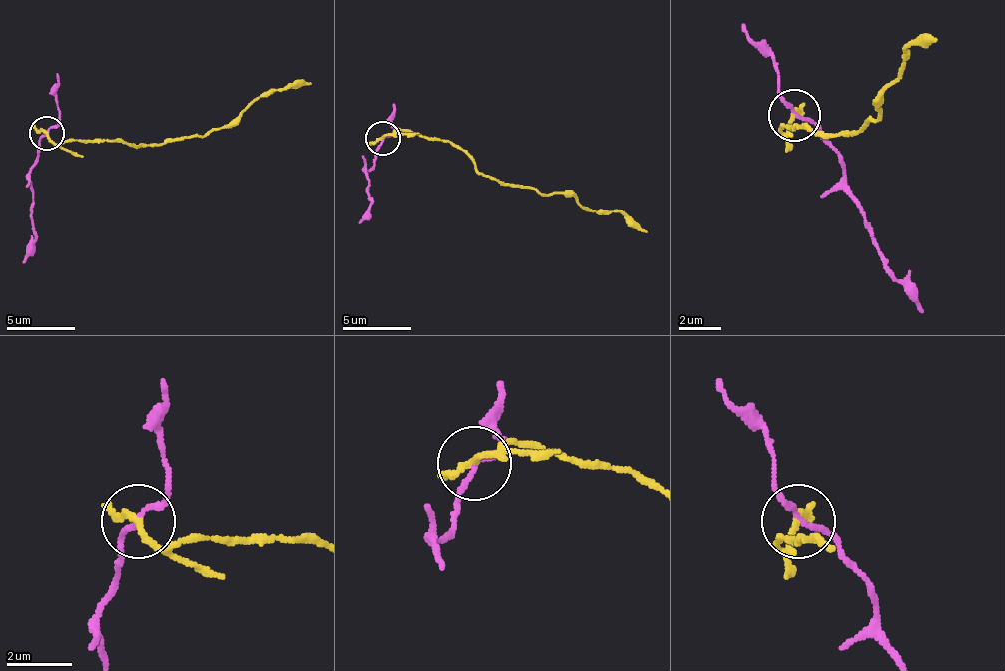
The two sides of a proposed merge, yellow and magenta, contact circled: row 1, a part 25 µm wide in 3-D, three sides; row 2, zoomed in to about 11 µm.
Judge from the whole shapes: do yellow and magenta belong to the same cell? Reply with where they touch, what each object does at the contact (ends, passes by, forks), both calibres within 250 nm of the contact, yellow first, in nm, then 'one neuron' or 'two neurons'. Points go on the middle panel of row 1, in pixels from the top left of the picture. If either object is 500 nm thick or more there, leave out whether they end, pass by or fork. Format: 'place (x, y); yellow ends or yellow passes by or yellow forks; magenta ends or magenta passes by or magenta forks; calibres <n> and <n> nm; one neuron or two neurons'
place (383, 138); yellow passes by; magenta passes by; calibres 190 and 160 nm; two neurons

